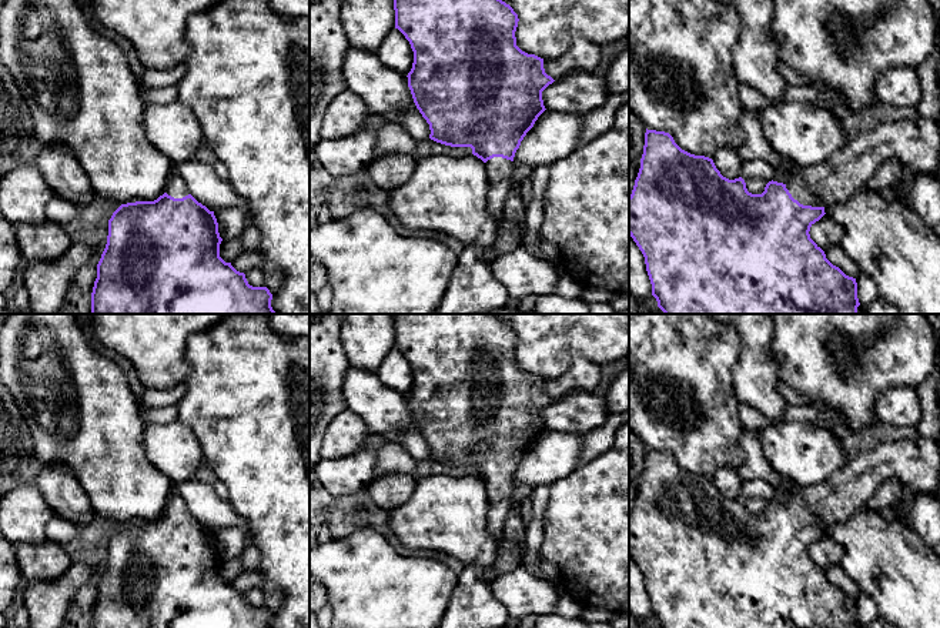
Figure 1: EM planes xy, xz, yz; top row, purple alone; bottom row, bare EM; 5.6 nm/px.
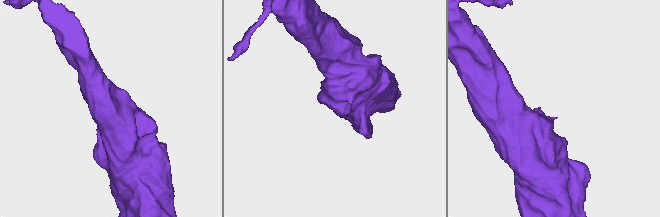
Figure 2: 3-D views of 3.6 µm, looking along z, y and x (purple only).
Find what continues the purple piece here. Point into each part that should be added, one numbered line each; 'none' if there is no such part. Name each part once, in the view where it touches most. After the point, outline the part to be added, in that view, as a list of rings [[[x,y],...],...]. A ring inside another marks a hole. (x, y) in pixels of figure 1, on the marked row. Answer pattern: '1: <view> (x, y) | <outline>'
1: yz (915, 142) | [[[921,116],[882,123],[850,138],[826,161],[792,173],[786,188],[803,206],[827,207],[866,187],[890,157],[911,171],[936,174],[940,124]]]

